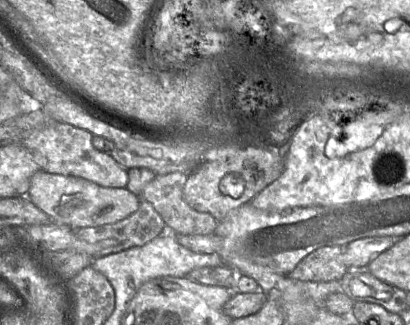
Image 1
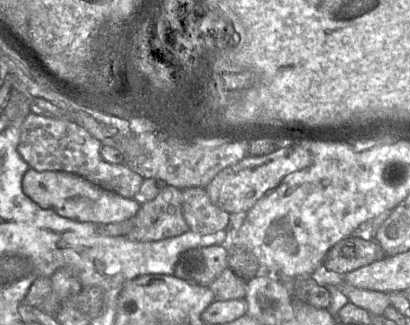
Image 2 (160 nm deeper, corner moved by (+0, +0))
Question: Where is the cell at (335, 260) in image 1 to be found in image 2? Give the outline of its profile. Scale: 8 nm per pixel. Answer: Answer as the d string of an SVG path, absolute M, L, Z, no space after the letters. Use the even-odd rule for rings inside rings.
M358 230L332 246L322 265L329 271L345 275L385 257L381 245L366 231Z

